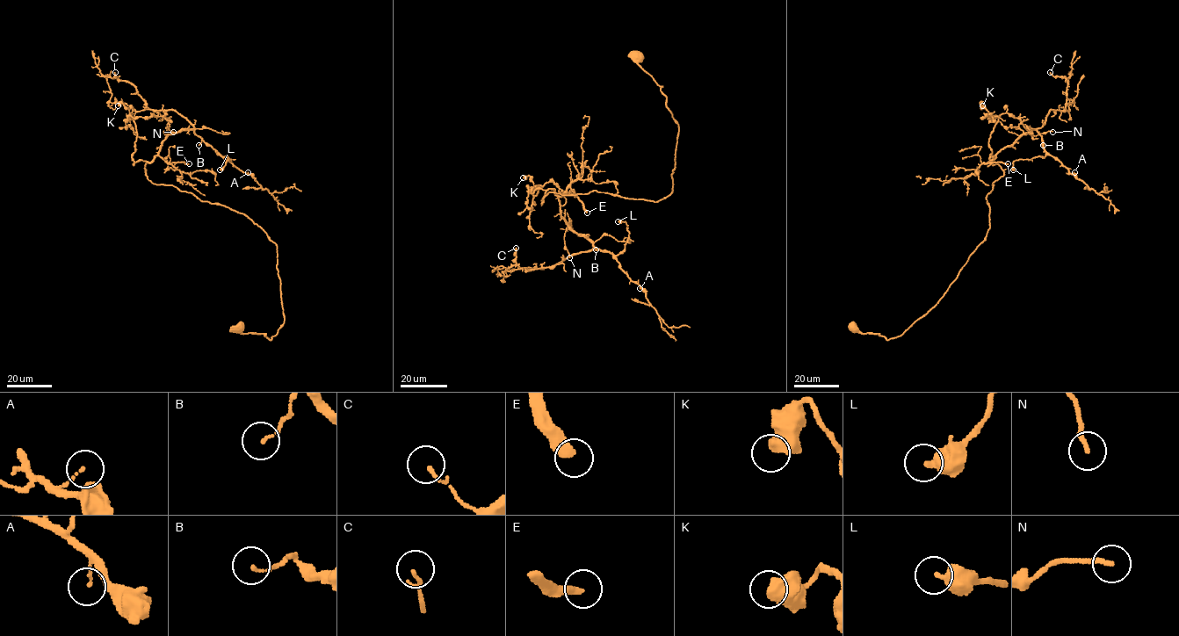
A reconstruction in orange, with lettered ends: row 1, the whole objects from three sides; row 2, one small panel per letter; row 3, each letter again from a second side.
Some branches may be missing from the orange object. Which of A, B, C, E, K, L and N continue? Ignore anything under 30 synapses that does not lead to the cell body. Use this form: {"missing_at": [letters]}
{"missing_at": ["E"]}

